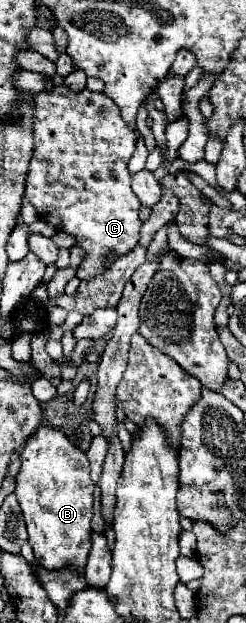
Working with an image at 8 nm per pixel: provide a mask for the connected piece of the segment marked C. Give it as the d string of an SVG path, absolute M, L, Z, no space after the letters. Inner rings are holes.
M55 87L51 93L35 95L35 147L25 177L25 199L37 209L39 219L75 237L75 247L85 251L77 277L81 281L101 275L121 255L127 255L137 245L143 221L139 219L141 201L131 189L131 173L127 163L135 151L135 133L121 119L117 105L105 93L93 93L89 89L71 91L67 87Z

